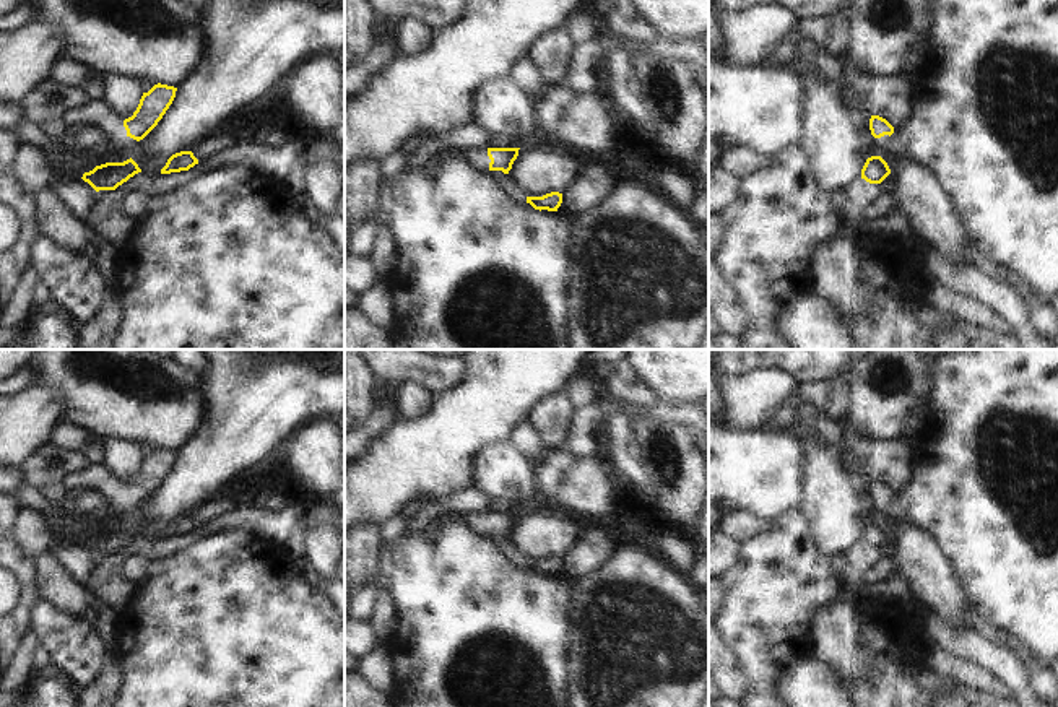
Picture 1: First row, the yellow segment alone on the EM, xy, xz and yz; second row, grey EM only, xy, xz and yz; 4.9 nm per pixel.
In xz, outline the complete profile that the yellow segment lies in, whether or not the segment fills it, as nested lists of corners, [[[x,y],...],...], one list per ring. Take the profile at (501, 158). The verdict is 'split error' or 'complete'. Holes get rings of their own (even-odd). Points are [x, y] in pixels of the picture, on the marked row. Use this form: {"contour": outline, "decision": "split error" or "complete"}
{"contour": [[[466,148],[442,153],[458,153],[475,171],[502,171],[509,174],[520,148]]], "decision": "split error"}

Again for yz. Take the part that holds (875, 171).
{"contour": [[[871,115],[869,130],[874,137],[874,154],[866,159],[861,169],[861,179],[869,184],[881,184],[891,174],[891,169],[881,154],[884,153],[889,137],[894,133],[894,127],[886,119]]], "decision": "split error"}

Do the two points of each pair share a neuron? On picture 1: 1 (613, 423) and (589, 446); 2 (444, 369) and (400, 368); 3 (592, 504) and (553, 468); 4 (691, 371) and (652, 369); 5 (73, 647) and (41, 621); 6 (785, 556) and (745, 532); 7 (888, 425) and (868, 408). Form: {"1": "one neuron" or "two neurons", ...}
{"1": "two neurons", "2": "one neuron", "3": "one neuron", "4": "one neuron", "5": "one neuron", "6": "two neurons", "7": "one neuron"}

